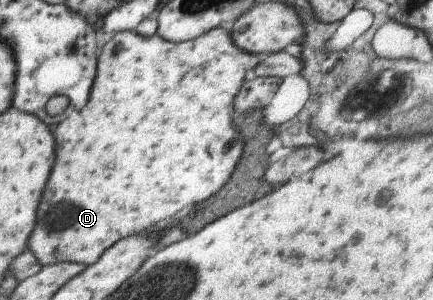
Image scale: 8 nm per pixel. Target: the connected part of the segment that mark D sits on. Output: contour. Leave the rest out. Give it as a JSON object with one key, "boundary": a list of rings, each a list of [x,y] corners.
{"boundary":[[[222,25],[196,39],[180,43],[166,41],[157,33],[153,36],[143,36],[133,31],[122,31],[114,34],[114,37],[104,45],[100,57],[97,58],[97,72],[94,78],[94,87],[90,91],[90,99],[76,115],[76,119],[64,119],[60,127],[56,127],[56,163],[52,169],[52,175],[48,177],[48,185],[42,191],[40,207],[36,211],[36,227],[28,239],[28,249],[36,255],[40,265],[48,266],[58,262],[84,263],[89,266],[96,263],[104,252],[112,247],[117,241],[143,233],[156,225],[158,221],[170,221],[174,215],[184,207],[198,207],[202,203],[213,200],[215,196],[219,197],[224,194],[227,183],[230,178],[236,178],[238,172],[244,167],[244,139],[240,131],[236,129],[234,123],[234,99],[236,93],[248,77],[253,76],[252,72],[263,56],[260,54],[248,53],[232,41],[230,35],[232,29],[229,25]]]}

